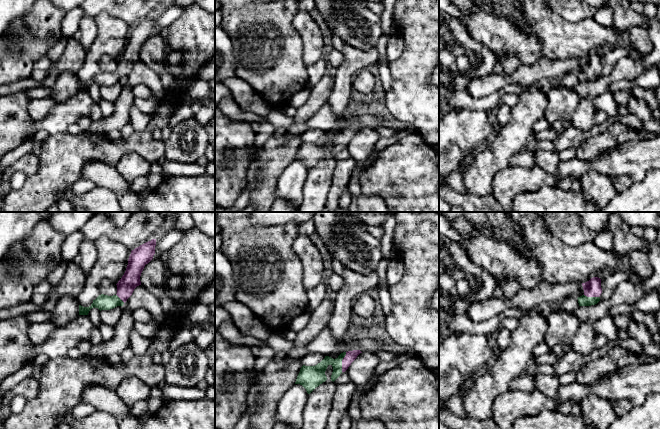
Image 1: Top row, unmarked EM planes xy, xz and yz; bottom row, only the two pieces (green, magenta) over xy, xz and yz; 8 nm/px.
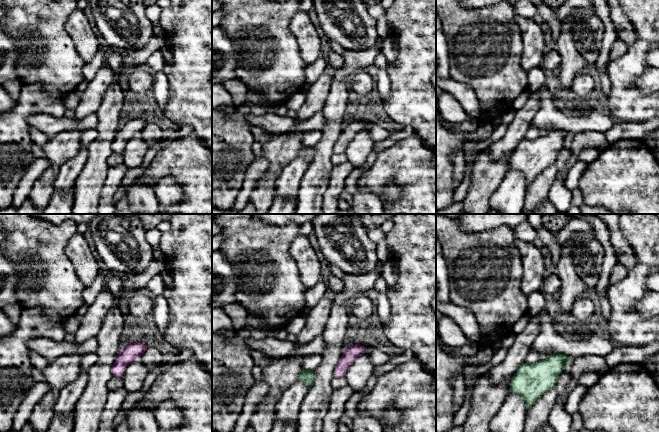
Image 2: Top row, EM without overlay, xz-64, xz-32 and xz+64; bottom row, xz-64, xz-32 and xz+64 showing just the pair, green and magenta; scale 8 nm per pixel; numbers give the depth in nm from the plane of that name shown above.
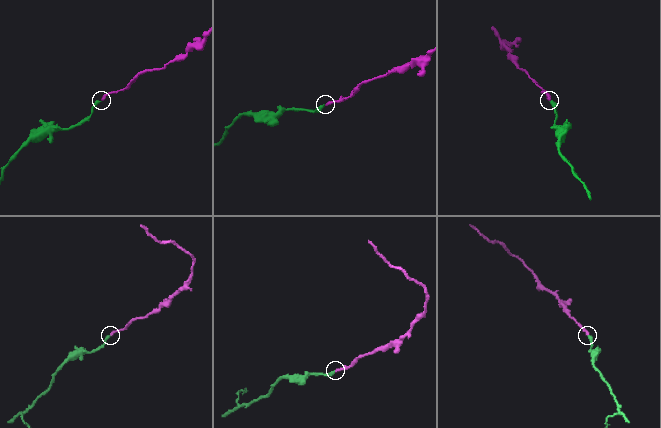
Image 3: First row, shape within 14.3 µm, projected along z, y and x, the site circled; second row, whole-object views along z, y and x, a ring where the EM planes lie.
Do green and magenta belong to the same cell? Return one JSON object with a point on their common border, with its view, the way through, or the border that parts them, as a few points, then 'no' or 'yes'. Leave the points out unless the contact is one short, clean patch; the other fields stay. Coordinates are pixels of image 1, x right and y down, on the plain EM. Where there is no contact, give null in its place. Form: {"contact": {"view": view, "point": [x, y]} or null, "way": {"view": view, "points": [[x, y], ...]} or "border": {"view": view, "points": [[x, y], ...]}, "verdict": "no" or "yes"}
{"contact": {"view": "xz", "point": [341, 138]}, "way": {"view": "xz", "points": [[315, 151], [327, 138], [341, 138], [350, 132]]}, "verdict": "yes"}

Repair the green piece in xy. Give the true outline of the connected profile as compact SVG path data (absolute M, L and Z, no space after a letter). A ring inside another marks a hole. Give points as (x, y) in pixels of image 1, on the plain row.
M152 15L131 27L128 41L122 54L118 57L117 70L108 72L101 70L89 83L79 81L79 91L88 91L92 84L110 86L117 82L123 82L132 71L134 65L141 61L140 52L146 40L148 40L155 30L156 15Z

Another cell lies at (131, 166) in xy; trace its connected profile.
M128 153L122 156L115 168L131 184L138 177L149 174L150 163L137 153Z

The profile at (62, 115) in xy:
M79 91L72 98L63 103L56 103L42 120L34 120L34 126L23 142L34 137L41 131L50 135L67 132L81 117L90 115L91 107L96 104L88 91Z

